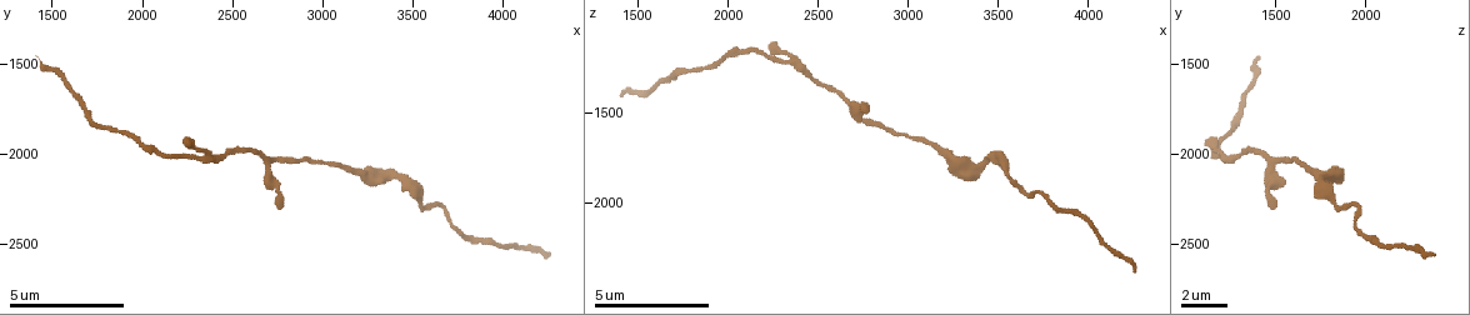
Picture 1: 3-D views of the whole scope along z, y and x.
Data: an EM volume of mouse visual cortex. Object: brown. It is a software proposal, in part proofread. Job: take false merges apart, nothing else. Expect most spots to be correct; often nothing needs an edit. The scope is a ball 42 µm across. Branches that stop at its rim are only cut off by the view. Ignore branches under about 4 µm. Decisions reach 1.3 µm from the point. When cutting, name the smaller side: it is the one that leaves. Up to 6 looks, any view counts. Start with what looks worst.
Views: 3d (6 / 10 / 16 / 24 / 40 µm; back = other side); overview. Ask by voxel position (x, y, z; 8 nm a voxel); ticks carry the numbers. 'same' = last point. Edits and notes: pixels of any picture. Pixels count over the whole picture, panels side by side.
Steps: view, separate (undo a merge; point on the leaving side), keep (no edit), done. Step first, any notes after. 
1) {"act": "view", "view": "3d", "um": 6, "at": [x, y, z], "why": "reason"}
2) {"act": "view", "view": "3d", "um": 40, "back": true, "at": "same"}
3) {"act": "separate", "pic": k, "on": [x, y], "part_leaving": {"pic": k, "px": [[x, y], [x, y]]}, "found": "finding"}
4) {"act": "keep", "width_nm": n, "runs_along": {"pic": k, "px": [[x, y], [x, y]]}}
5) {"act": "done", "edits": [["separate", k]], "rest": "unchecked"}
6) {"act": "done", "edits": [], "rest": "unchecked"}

{"act": "view", "view": "3d", "um": 10, "at": [2360, 2020, 1200], "why": "sudden change in width"}

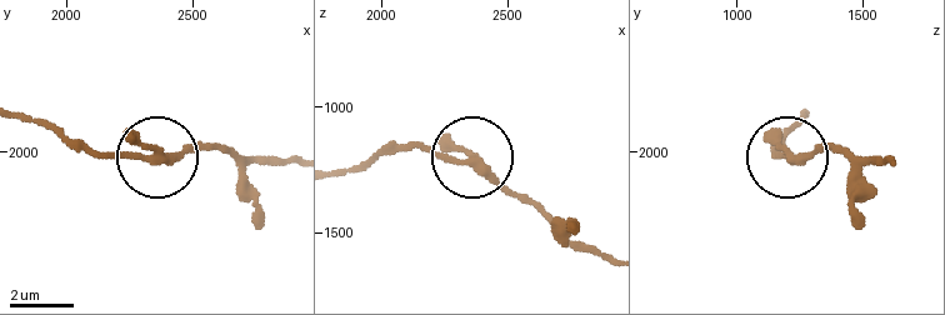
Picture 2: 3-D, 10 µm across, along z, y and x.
{"act": "keep", "arms": 3, "runs_along": {"pic": 2, "px": [[275, 159], [214, 150], [116, 159], [71, 150]]}, "found": "all the same cell"}

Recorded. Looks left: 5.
{"act": "view", "view": "3d", "um": 10, "at": [3520, 2220, 1800], "why": "calibre changes"}

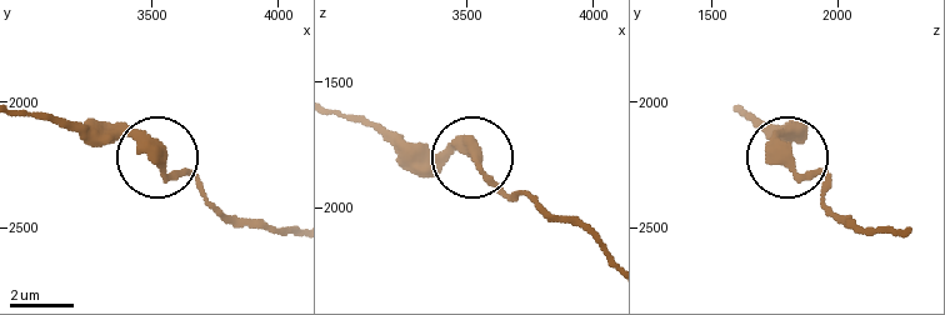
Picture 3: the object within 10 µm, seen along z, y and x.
{"act": "keep", "runs_along": {"pic": 3, "px": [[341, 114], [465, 154], [540, 208]]}, "found": "continuous, no second cell"}

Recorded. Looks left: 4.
{"act": "view", "view": "3d", "um": 10, "at": [1780, 1840, 1280], "why": "calibre changes"}

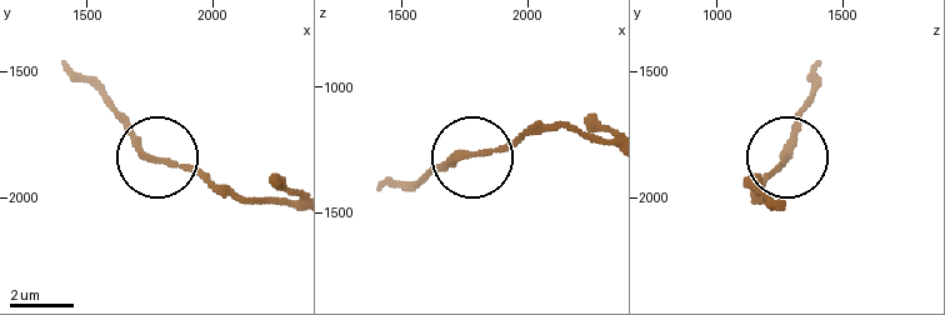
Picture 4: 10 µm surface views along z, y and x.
{"act": "keep", "found": "continuous, no second cell"}

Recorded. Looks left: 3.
{"act": "done", "edits": [], "rest": "unchecked"}

